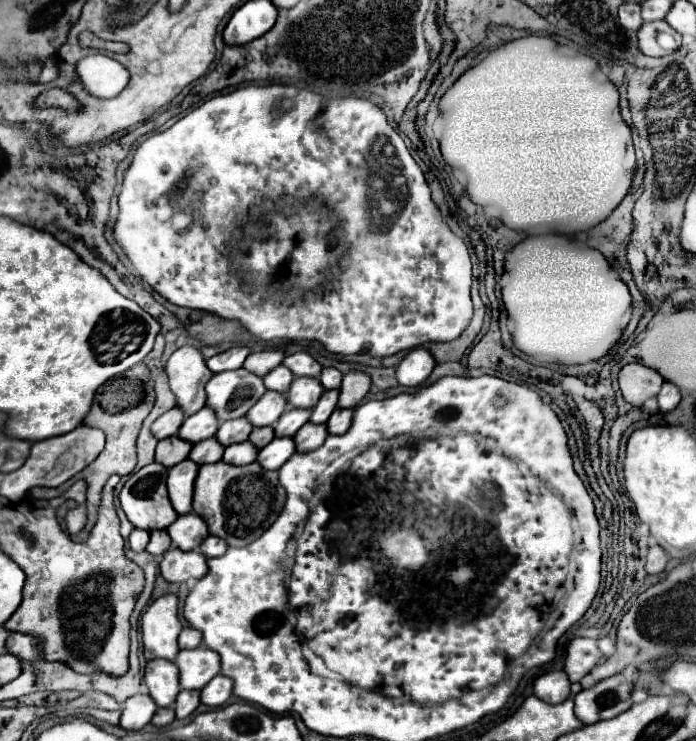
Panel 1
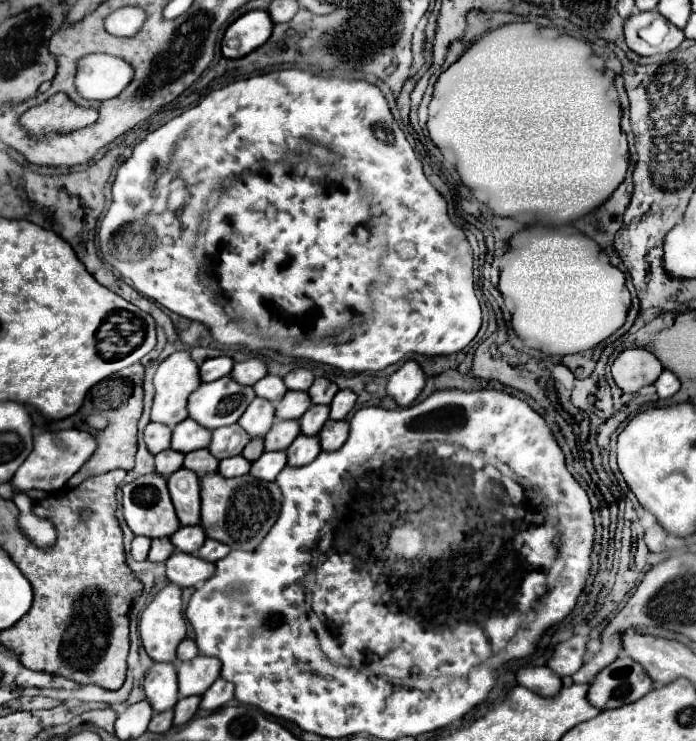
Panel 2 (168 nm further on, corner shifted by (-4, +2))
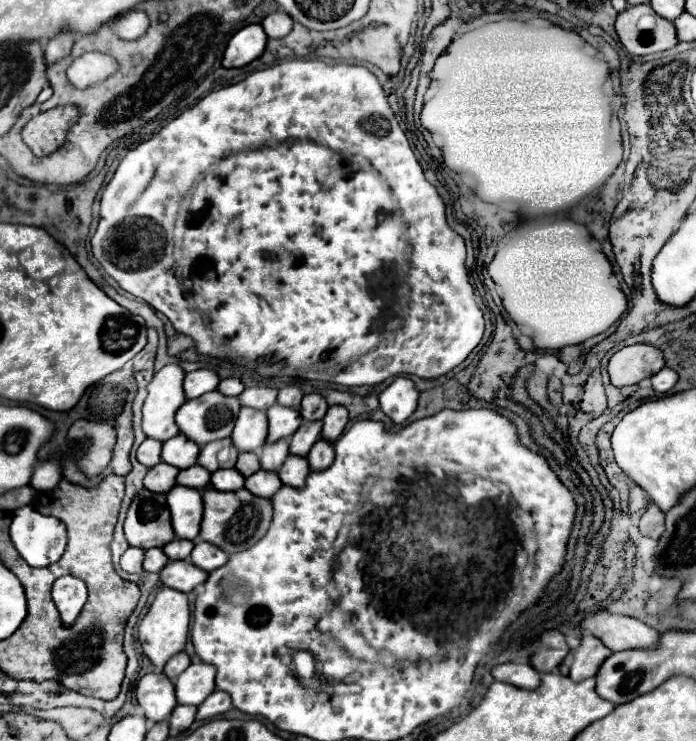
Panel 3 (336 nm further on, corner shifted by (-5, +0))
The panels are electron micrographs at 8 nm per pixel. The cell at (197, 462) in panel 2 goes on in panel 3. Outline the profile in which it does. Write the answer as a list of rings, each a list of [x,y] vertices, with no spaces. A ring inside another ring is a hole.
[[[198,463],[188,467],[188,469],[182,469],[178,473],[178,483],[180,485],[186,485],[186,487],[196,487],[196,489],[206,489],[210,485],[210,471],[200,467]]]

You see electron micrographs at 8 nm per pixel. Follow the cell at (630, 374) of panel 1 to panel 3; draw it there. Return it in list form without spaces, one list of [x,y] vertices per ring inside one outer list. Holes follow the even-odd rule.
[[[632,345],[616,351],[608,363],[608,375],[614,387],[636,385],[664,367],[662,351],[652,345]]]

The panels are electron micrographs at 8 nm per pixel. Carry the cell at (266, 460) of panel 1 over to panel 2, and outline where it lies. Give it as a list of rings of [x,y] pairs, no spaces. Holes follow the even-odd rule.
[[[271,451],[271,453],[263,453],[257,461],[253,461],[251,465],[251,475],[259,477],[259,481],[275,481],[275,477],[279,475],[279,471],[287,465],[287,455],[283,451]]]

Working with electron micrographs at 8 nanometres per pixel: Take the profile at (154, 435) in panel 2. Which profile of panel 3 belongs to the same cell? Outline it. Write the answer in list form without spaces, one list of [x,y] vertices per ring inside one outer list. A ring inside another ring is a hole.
[[[148,437],[148,439],[144,439],[142,445],[138,447],[136,457],[138,457],[138,461],[140,461],[142,465],[154,467],[154,465],[160,461],[160,451],[162,451],[162,441]]]

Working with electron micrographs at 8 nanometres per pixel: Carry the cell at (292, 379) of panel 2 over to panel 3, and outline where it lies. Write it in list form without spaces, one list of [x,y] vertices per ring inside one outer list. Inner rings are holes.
[[[286,385],[280,389],[278,393],[278,403],[280,405],[288,405],[288,407],[300,407],[300,401],[302,401],[304,393],[300,387],[296,385]]]

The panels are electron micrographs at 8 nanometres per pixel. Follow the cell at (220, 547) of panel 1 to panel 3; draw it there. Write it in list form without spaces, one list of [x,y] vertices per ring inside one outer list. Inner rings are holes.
[[[198,541],[196,547],[194,547],[194,551],[192,551],[192,555],[190,555],[190,561],[196,567],[200,567],[200,569],[204,569],[204,571],[210,573],[210,571],[222,567],[228,561],[228,555],[220,547],[216,547],[212,543]]]

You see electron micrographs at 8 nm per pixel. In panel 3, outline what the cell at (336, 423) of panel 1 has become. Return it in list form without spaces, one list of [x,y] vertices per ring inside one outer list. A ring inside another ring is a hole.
[[[320,437],[308,453],[308,461],[312,463],[312,471],[320,471],[324,467],[330,467],[332,459],[334,459],[334,443]]]

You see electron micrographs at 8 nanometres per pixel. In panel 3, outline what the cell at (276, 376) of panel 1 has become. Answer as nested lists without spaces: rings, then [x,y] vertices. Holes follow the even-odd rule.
[[[248,387],[240,393],[240,403],[246,407],[254,407],[260,411],[266,411],[268,407],[272,407],[278,399],[278,391],[272,387]]]

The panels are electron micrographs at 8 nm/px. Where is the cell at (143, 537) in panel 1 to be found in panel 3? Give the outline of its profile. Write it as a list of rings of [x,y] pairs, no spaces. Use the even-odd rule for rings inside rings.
[[[128,547],[120,559],[120,567],[128,573],[140,573],[144,561],[144,551],[140,547]]]

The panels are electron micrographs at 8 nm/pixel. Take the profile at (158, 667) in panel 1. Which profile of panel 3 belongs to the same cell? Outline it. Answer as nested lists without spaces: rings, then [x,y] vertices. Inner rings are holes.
[[[148,673],[138,681],[136,687],[138,705],[144,709],[146,719],[152,723],[168,719],[178,705],[174,695],[174,683],[164,673]]]

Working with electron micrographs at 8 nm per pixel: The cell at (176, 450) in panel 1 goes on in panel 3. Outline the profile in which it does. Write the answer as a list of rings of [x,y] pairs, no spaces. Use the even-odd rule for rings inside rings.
[[[160,461],[158,465],[154,465],[146,477],[144,477],[144,485],[150,489],[150,491],[160,491],[160,493],[168,493],[170,487],[176,485],[176,467]]]

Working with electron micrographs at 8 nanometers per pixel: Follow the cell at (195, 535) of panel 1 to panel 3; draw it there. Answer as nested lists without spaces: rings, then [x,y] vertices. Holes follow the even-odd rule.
[[[174,539],[164,547],[164,553],[168,555],[168,559],[188,559],[192,549],[194,549],[194,541]]]

